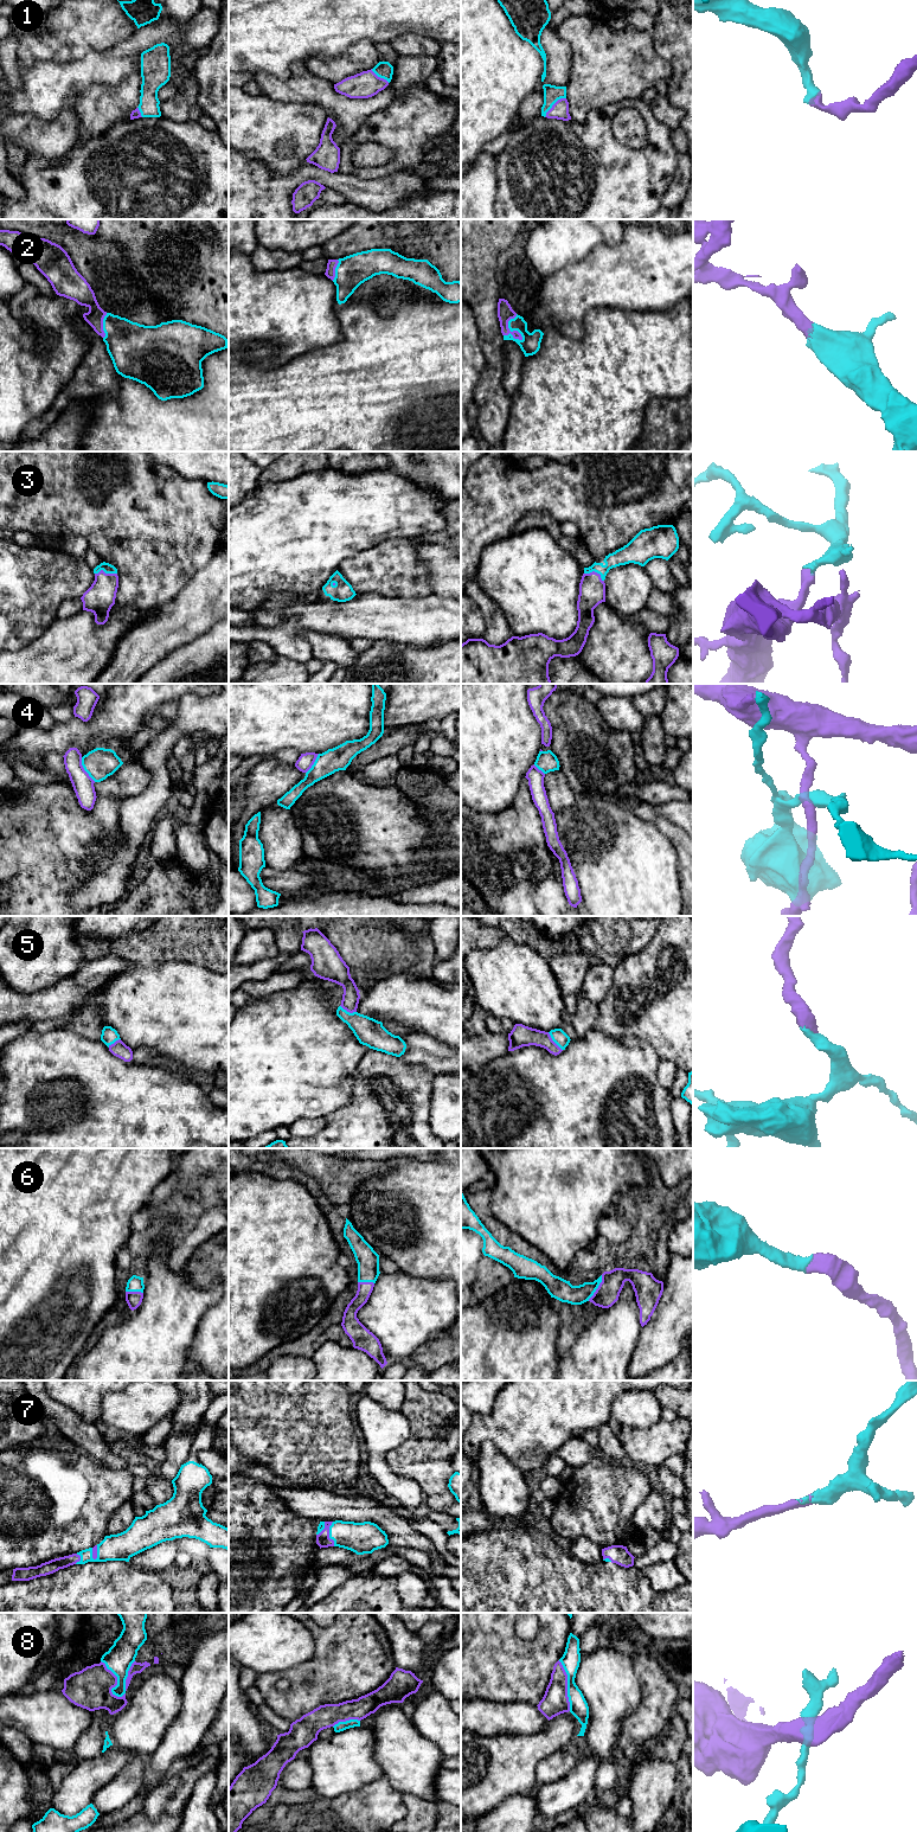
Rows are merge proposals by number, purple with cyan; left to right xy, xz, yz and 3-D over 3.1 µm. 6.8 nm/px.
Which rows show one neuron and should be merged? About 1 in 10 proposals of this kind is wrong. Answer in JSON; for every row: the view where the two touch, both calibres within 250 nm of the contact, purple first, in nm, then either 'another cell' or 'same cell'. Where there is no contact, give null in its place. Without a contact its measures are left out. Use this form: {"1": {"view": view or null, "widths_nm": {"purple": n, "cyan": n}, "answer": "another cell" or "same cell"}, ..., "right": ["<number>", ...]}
{"1": {"view": "yz", "widths_nm": {"purple": 120, "cyan": 110}, "answer": "same cell"}, "2": {"view": "yz", "widths_nm": {"purple": 110, "cyan": 140}, "answer": "same cell"}, "3": {"view": "yz", "widths_nm": {"purple": 180, "cyan": 120}, "answer": "same cell"}, "4": {"view": "xy", "widths_nm": {"purple": 140, "cyan": 200}, "answer": "another cell"}, "5": {"view": "yz", "widths_nm": {"purple": 150, "cyan": 100}, "answer": "same cell"}, "6": {"view": "yz", "widths_nm": {"purple": 160, "cyan": 140}, "answer": "same cell"}, "7": {"view": "xz", "widths_nm": {"purple": 100, "cyan": 220}, "answer": "same cell"}, "8": {"view": "yz", "widths_nm": {"purple": 180, "cyan": 130}, "answer": "another cell"}, "right": ["1", "2", "3", "5", "6", "7"]}

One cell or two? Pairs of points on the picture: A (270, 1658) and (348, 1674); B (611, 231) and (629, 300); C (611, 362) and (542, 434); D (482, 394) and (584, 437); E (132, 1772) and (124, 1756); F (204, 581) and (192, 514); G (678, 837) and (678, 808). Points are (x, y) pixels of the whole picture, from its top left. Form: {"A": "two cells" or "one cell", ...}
{"A": "two cells", "B": "two cells", "C": "one cell", "D": "two cells", "E": "two cells", "F": "two cells", "G": "two cells"}

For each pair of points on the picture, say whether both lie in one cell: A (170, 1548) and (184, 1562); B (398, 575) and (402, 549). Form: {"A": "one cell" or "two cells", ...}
{"A": "two cells", "B": "one cell"}

